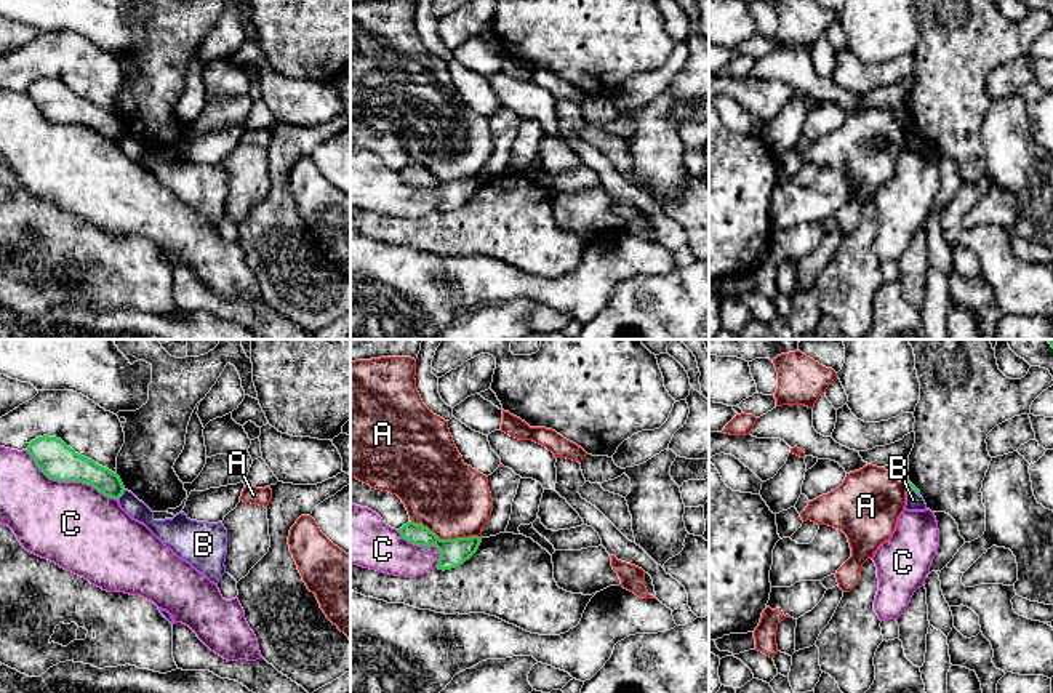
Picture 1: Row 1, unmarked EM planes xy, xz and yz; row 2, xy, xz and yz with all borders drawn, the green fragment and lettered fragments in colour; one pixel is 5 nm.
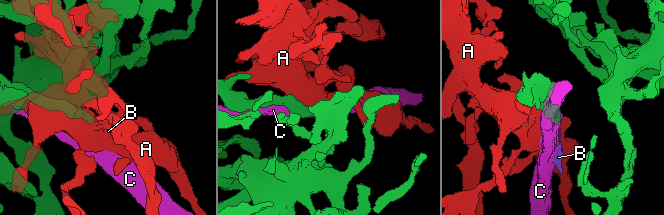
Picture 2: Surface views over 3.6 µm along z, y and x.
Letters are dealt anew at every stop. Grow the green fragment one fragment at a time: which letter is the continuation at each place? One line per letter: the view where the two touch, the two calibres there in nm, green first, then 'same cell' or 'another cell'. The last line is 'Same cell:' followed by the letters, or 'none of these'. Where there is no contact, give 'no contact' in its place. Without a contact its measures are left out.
A: contact in xz; calibres 140 and 380 nm; another cell
B: contact in xy; calibres 130 and 100 nm; another cell
C: contact in xy; calibres 190 and 420 nm; another cell
Same cell: none of these

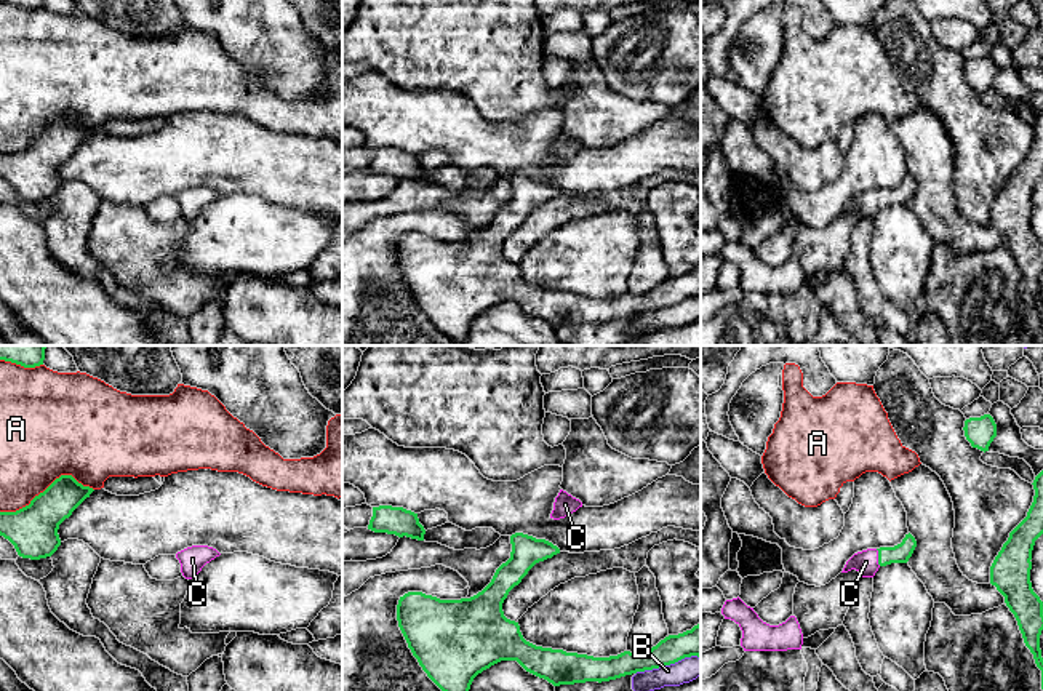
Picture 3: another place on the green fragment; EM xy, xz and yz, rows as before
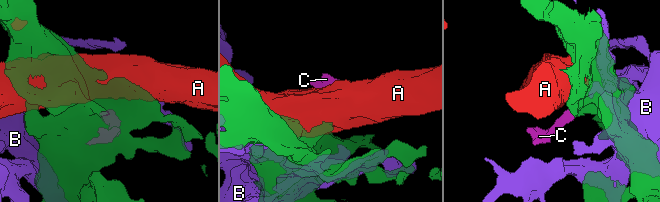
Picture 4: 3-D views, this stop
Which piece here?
A: contact in xy; calibres 240 and 420 nm; another cell
B: contact in xz; calibres 150 and 120 nm; another cell
C: contact in yz; calibres 100 and 120 nm; same cell
Same cell: C

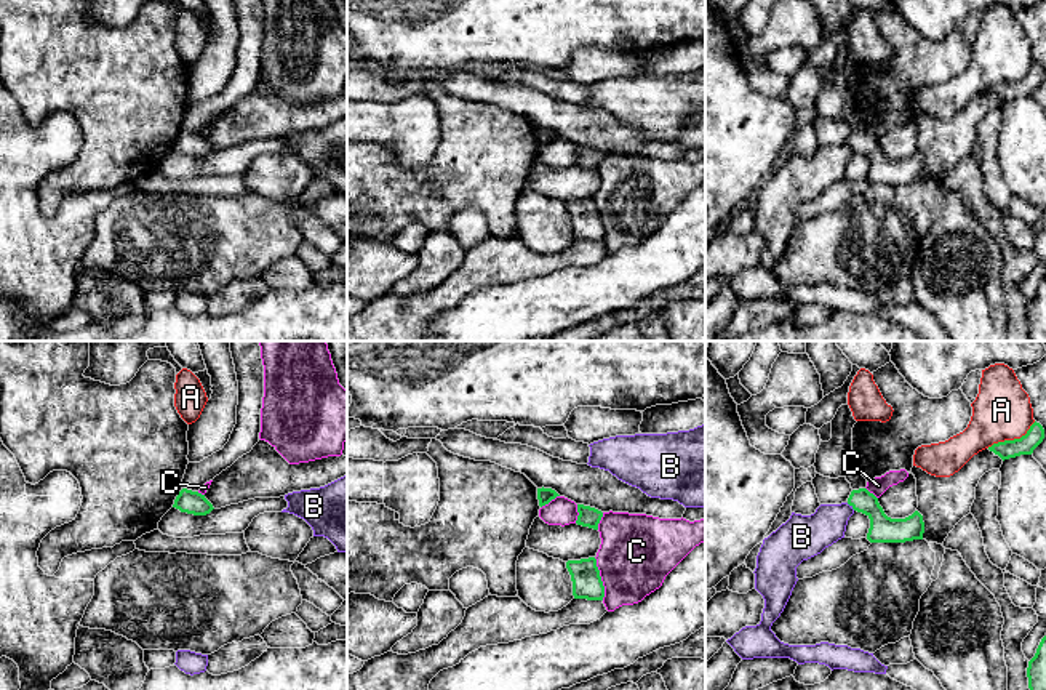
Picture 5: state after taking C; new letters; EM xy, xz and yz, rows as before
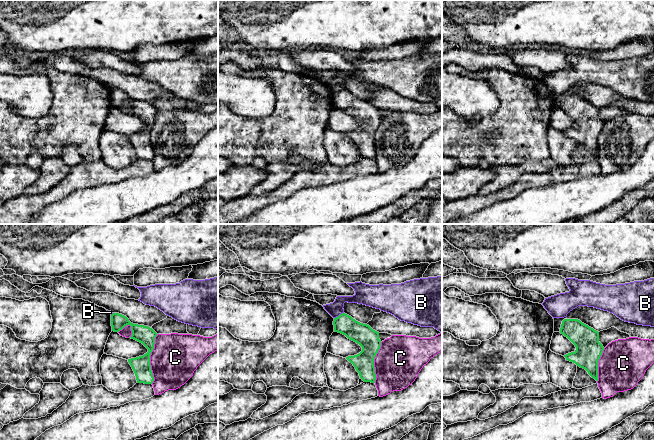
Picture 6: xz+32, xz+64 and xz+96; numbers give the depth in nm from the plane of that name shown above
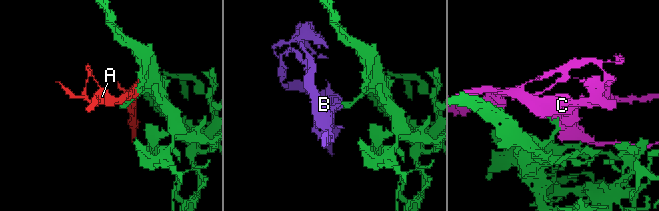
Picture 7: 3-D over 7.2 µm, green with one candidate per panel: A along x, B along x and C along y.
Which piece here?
A: contact in yz; calibres 100 and 300 nm; another cell
B: contact in yz; calibres 140 and 190 nm; another cell
C: contact in xz; calibres 150 and 380 nm; another cell
Same cell: none of these

